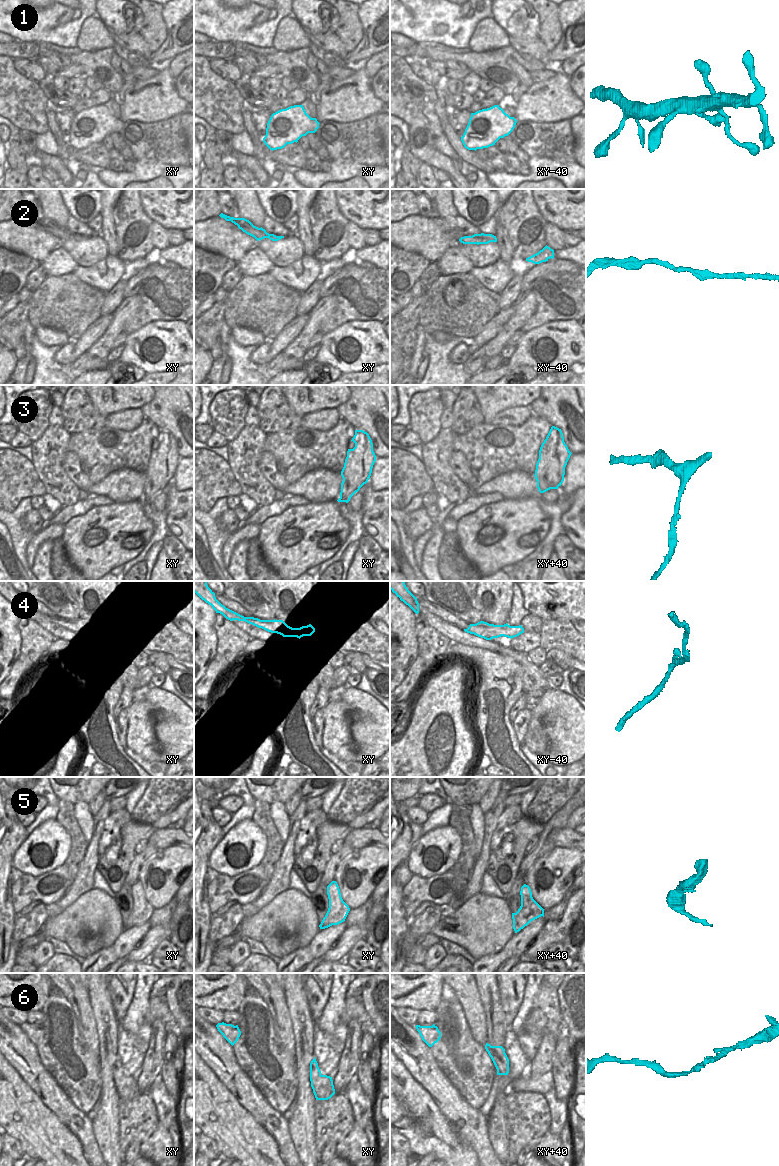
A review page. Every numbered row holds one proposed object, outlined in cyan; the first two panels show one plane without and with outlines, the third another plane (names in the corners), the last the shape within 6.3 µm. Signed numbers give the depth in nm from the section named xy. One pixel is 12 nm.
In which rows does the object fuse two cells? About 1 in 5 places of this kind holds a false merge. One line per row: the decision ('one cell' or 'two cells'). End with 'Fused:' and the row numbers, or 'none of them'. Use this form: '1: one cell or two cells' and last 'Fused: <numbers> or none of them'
1: one cell
2: one cell
3: one cell
4: one cell
5: one cell
6: one cell
Fused: none of them

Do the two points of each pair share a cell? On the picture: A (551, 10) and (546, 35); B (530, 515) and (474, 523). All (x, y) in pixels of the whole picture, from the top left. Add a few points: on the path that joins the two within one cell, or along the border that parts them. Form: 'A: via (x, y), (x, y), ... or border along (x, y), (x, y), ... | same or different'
A: via (548, 16), (548, 29) | same
B: via (516, 515), (511, 511), (490, 511), (488, 513) | same

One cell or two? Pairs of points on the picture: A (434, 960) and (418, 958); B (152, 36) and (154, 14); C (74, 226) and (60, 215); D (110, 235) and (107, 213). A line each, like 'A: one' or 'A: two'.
A: two
B: one
C: two
D: one

